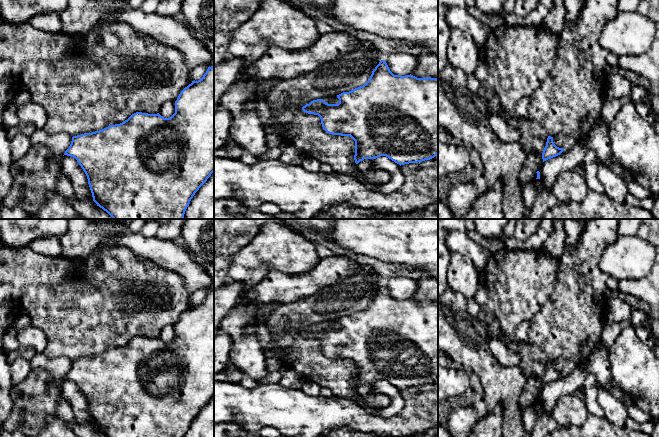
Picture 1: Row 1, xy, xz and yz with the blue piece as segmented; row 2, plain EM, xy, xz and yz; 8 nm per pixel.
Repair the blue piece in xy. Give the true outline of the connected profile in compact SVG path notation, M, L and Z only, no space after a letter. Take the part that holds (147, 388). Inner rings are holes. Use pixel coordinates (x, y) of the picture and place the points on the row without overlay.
M214 289L208 291L200 304L192 305L181 315L175 325L175 337L170 342L164 342L159 337L136 336L120 348L110 349L92 357L73 360L64 379L77 384L87 400L93 425L107 437L185 437L195 417L214 396Z

